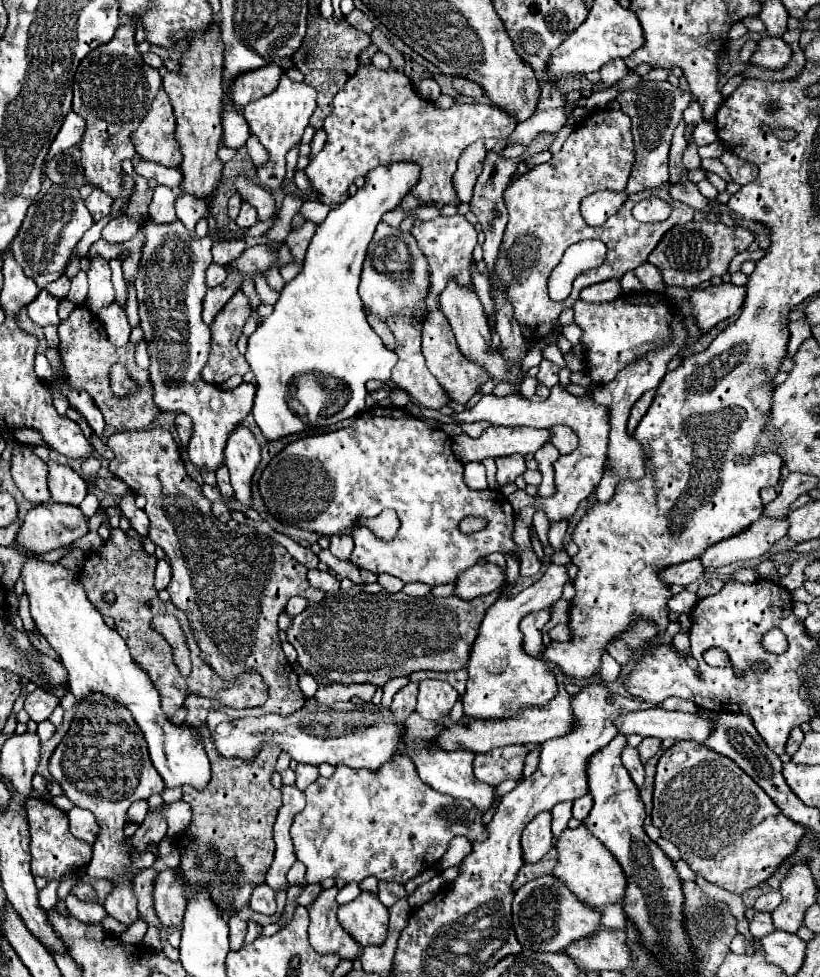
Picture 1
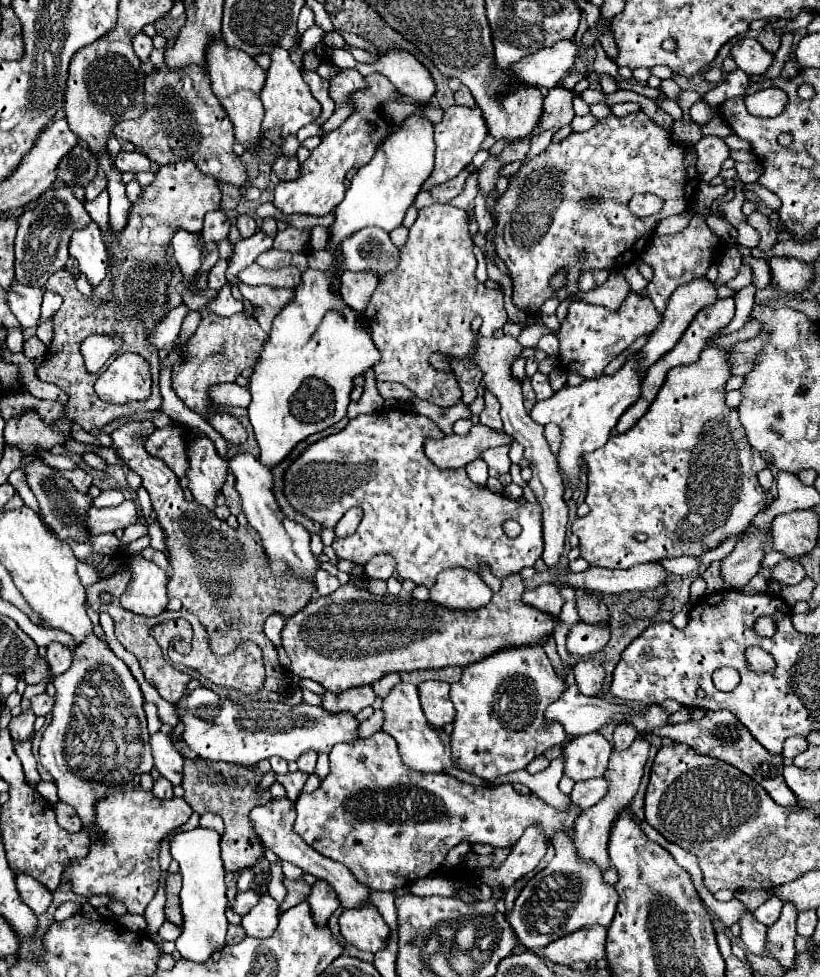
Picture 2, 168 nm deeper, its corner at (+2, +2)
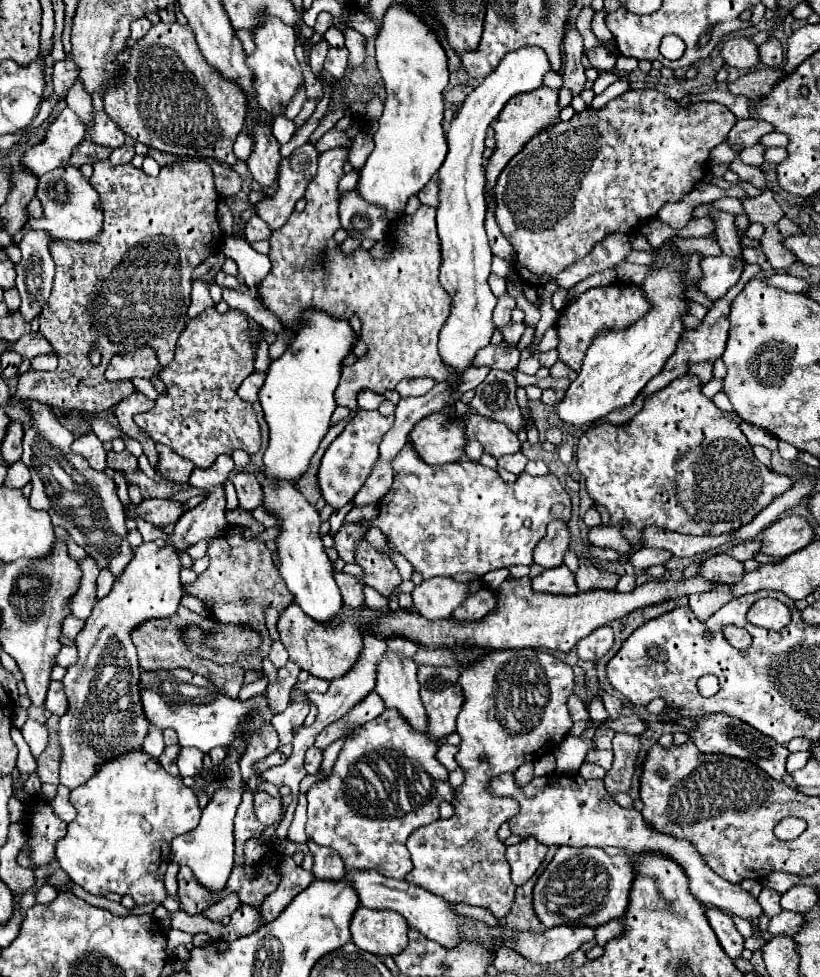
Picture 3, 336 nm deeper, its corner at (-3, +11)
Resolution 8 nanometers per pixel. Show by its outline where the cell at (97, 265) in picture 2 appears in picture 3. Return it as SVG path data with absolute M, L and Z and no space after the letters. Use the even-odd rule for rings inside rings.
M66 162L66 166L60 166L60 170L52 170L52 174L44 174L36 188L36 196L40 204L44 204L44 216L42 218L30 216L24 230L12 236L14 246L18 246L24 234L30 230L46 230L52 238L64 238L74 242L92 240L102 230L102 204L98 192L82 176L80 168L70 166L70 162Z

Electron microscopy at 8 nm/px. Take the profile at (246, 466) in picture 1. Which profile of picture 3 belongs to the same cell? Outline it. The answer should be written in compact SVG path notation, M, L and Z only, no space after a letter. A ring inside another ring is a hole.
M260 474L260 482L262 482L262 488L264 488L264 504L262 504L264 510L266 512L274 512L274 516L278 520L282 520L282 524L280 524L280 536L276 538L276 562L278 562L280 576L286 580L288 590L294 594L294 602L312 620L316 620L320 624L334 622L338 618L338 612L344 606L344 602L342 602L340 590L338 590L338 586L334 582L334 576L332 576L332 562L328 560L328 556L324 552L324 546L322 546L322 540L320 540L320 534L318 534L320 516L318 516L316 508L312 504L308 504L306 498L290 482L270 482L264 474Z

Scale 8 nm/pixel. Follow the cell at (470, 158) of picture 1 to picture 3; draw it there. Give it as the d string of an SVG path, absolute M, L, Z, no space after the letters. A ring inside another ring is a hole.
M432 178L420 192L418 192L418 198L422 204L426 206L438 206L438 180Z

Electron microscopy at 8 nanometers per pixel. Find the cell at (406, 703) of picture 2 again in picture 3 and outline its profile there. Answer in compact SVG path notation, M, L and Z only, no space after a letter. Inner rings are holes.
M390 648L382 654L376 674L376 692L384 698L386 708L398 710L416 730L426 734L426 712L420 700L420 686L416 680L418 664Z

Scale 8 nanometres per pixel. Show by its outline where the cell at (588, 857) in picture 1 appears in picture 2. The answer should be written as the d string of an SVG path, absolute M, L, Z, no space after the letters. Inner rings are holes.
M635 739L635 743L629 749L621 751L621 753L613 751L609 769L605 773L605 779L609 781L607 795L597 805L593 805L589 811L583 811L581 817L575 821L575 827L573 827L573 845L577 849L577 855L583 861L595 863L599 867L599 871L605 871L605 869L611 867L609 855L607 855L609 829L611 829L613 819L619 815L619 811L623 807L627 807L631 803L633 795L637 793L637 787L639 787L639 781L643 777L643 767L645 767L647 757L649 757L649 743L645 739Z

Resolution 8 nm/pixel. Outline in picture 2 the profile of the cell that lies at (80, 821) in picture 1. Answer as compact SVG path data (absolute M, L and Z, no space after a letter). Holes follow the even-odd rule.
M59 801L57 805L53 805L53 809L55 809L55 815L57 815L57 823L63 827L63 829L67 829L69 833L77 833L77 831L81 831L81 819L79 819L79 815L75 813L75 809L71 809L67 803L63 803L63 801Z

